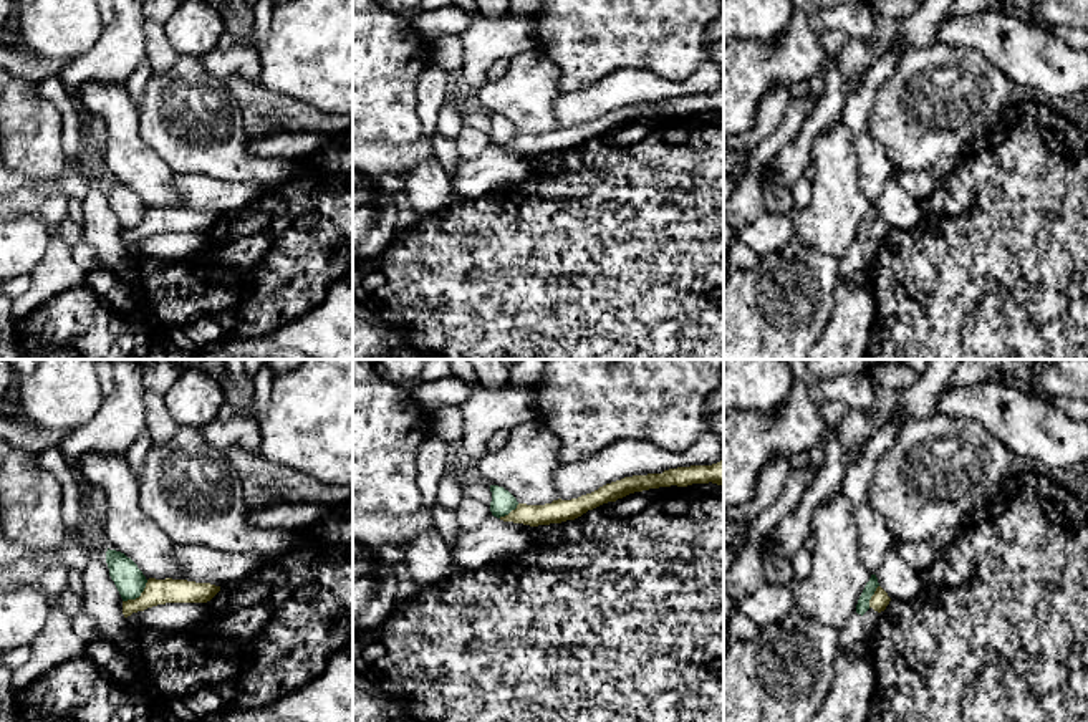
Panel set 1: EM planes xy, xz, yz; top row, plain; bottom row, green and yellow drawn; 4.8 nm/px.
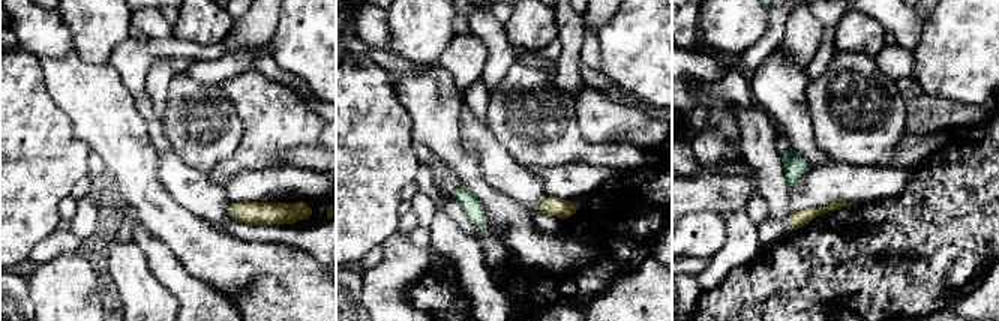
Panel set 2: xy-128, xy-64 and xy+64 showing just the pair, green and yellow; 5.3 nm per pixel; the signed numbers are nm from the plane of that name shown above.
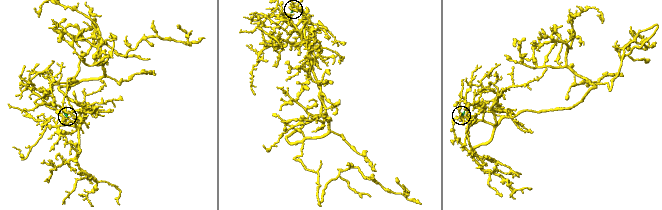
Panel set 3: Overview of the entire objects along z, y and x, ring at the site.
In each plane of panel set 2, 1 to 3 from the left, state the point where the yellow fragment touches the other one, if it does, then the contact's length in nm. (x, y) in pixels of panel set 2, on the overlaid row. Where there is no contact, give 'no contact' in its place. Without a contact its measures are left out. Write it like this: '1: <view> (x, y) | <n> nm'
1: no contact
2: no contact
3: no contact

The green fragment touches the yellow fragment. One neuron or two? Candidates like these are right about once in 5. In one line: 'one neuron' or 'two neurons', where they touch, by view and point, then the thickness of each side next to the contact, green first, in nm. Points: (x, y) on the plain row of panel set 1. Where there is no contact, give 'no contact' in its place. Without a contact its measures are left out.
two neurons; contact xy (138, 226); calibres 140 and 130 nm

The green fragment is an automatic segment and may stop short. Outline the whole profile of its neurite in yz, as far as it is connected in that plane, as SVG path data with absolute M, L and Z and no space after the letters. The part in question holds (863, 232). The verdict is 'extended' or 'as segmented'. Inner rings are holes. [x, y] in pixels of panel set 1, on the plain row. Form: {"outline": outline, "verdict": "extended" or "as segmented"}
{"outline": "M871 204L858 229L856 240L850 245L850 248L845 252L845 257L838 263L838 275L841 282L856 277L861 270L866 268L868 262L863 257L861 247L869 238L869 229L878 215L879 212L876 204Z", "verdict": "extended"}

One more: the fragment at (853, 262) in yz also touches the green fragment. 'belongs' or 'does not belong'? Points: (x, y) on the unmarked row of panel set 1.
belongs

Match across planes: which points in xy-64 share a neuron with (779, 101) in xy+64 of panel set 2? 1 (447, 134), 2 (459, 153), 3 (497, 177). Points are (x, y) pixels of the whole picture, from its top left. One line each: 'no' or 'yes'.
1: no
2: no
3: yes

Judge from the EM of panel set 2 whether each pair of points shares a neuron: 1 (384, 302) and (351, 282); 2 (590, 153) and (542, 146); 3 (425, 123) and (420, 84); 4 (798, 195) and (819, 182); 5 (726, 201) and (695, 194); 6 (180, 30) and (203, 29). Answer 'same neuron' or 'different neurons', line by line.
1: different neurons
2: same neuron
3: same neuron
4: same neuron
5: same neuron
6: same neuron

